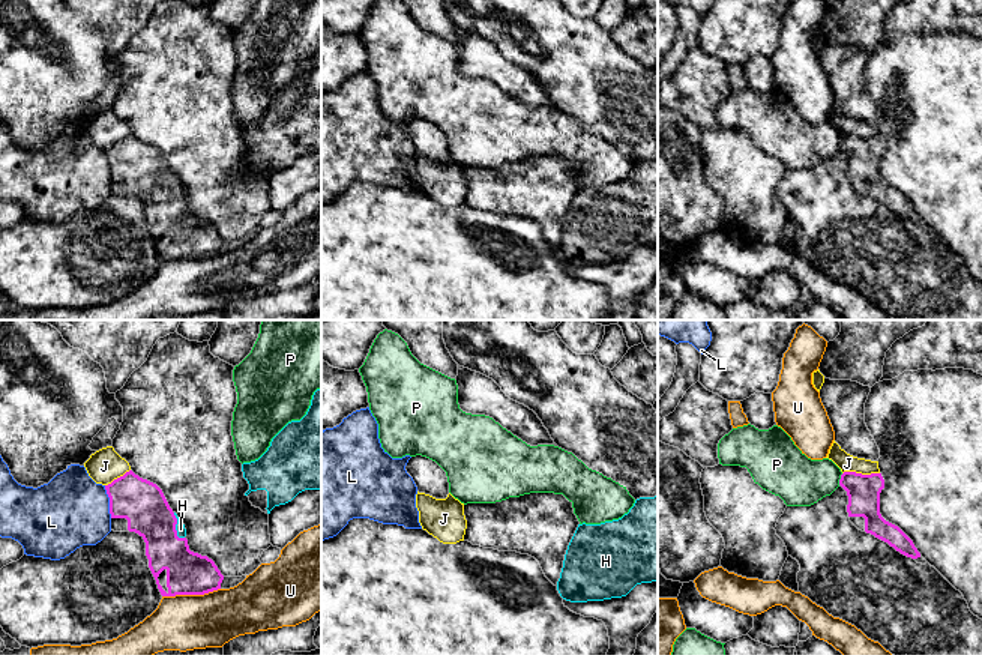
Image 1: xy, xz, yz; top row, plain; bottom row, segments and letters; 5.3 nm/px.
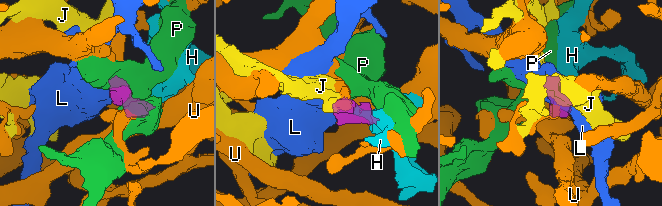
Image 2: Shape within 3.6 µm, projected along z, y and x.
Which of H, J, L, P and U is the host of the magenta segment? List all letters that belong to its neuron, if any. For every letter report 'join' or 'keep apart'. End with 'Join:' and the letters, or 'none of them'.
H: join
J: join
L: keep apart
P: keep apart
U: keep apart
Join: H, J

